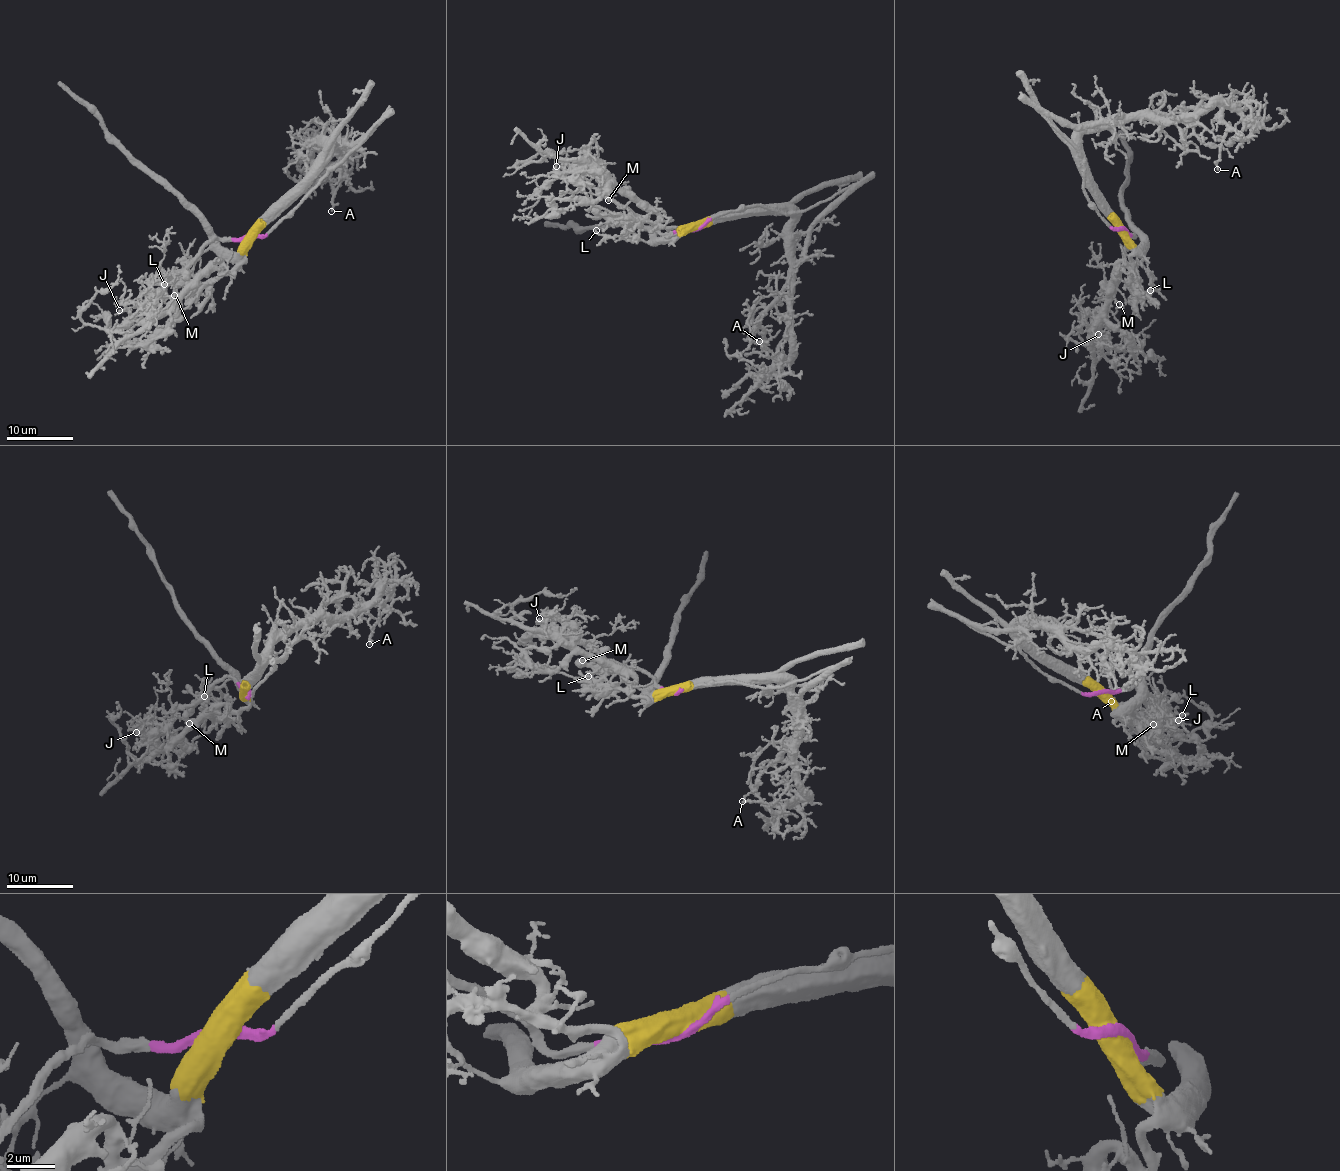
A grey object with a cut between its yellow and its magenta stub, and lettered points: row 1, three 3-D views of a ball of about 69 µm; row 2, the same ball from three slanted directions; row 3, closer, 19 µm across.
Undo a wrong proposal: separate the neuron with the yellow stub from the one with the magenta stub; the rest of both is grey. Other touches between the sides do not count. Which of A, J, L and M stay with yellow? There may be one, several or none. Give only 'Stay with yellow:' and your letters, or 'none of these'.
Stay with yellow: A, L

